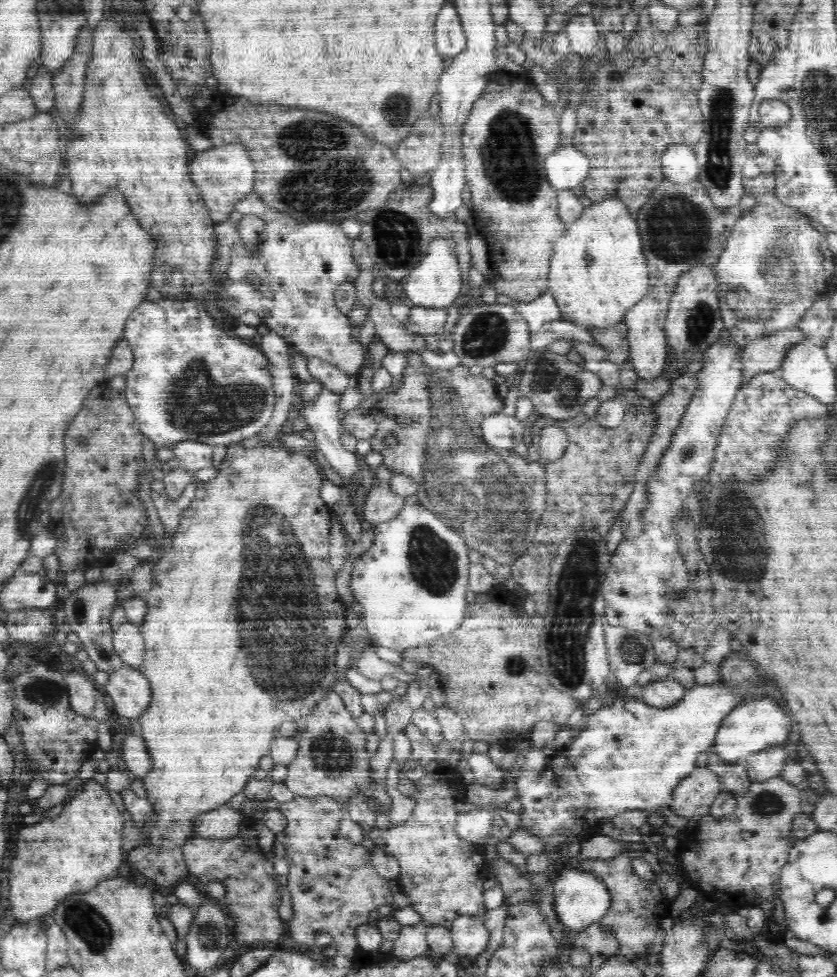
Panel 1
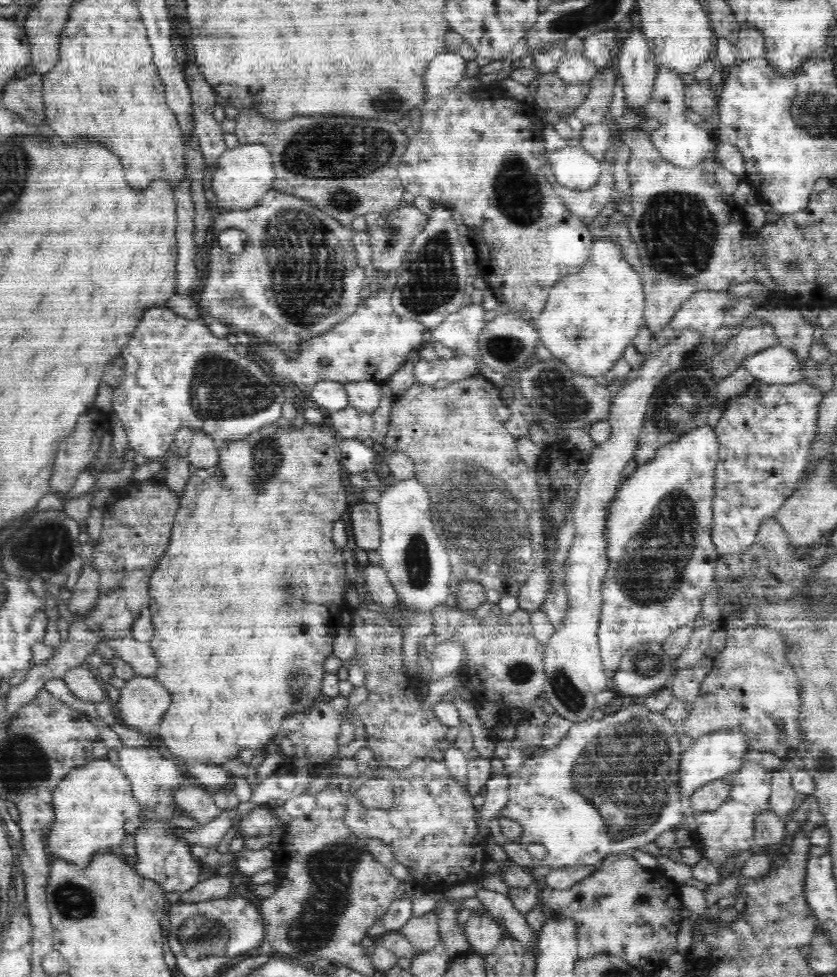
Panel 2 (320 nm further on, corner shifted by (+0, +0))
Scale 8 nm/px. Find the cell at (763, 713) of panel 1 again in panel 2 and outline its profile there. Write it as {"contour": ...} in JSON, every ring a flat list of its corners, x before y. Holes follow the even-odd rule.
{"contour":[[740,726,727,727,726,730,716,730,694,740,684,751,681,751,679,762,679,778,681,798,690,799,690,796,704,784,730,776,744,764,742,758,749,751,749,738]]}

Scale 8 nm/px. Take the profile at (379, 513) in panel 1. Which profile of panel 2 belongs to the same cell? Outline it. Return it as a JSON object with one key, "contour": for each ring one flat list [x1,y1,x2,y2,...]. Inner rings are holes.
{"contour":[[362,501,350,508,350,524,356,546,362,550,378,550,381,543,379,508]]}

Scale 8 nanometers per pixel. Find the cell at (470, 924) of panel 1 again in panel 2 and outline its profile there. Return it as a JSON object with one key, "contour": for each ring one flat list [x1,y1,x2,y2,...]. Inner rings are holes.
{"contour":[[488,916,470,917,465,923,463,932,469,946,481,956,490,954,502,938,500,926]]}

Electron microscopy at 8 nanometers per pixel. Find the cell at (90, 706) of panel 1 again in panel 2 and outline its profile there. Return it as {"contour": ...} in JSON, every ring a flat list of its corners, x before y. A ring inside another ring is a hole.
{"contour":[[79,665,69,668,64,674,64,680,70,692,82,701,96,704,108,700,104,695,105,684,91,668,82,668]]}

